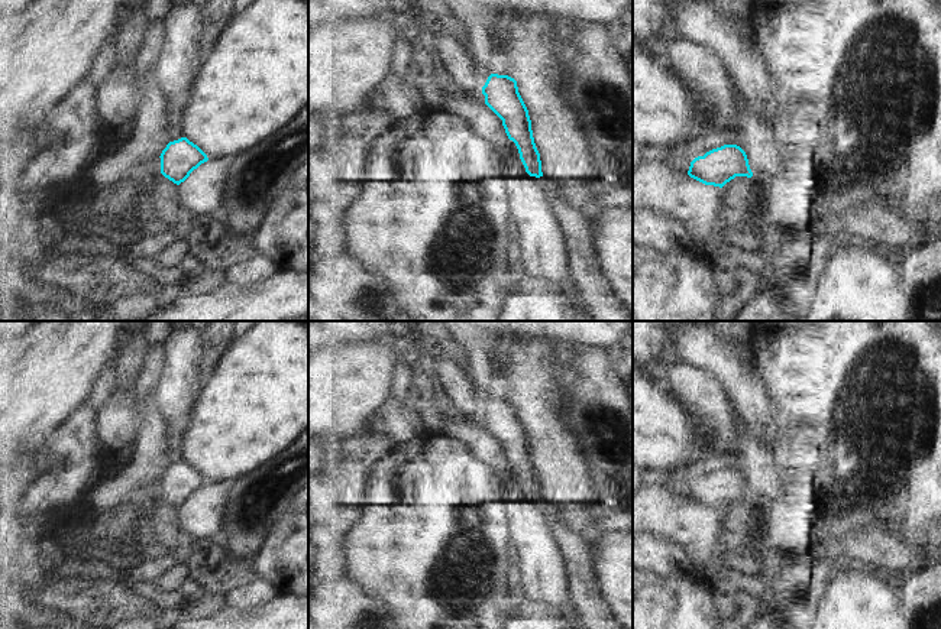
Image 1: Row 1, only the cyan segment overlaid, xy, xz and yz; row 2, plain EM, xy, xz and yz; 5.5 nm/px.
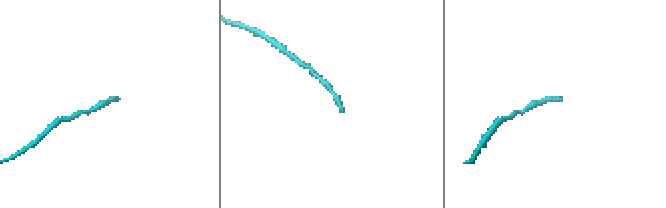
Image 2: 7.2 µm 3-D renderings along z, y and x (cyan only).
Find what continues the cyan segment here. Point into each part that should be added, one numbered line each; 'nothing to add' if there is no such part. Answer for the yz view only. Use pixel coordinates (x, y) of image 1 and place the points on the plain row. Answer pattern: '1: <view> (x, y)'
nothing to add

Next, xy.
nothing to add

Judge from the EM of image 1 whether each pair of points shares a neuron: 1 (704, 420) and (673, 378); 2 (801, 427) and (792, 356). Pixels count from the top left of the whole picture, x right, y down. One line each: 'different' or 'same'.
1: same
2: same

